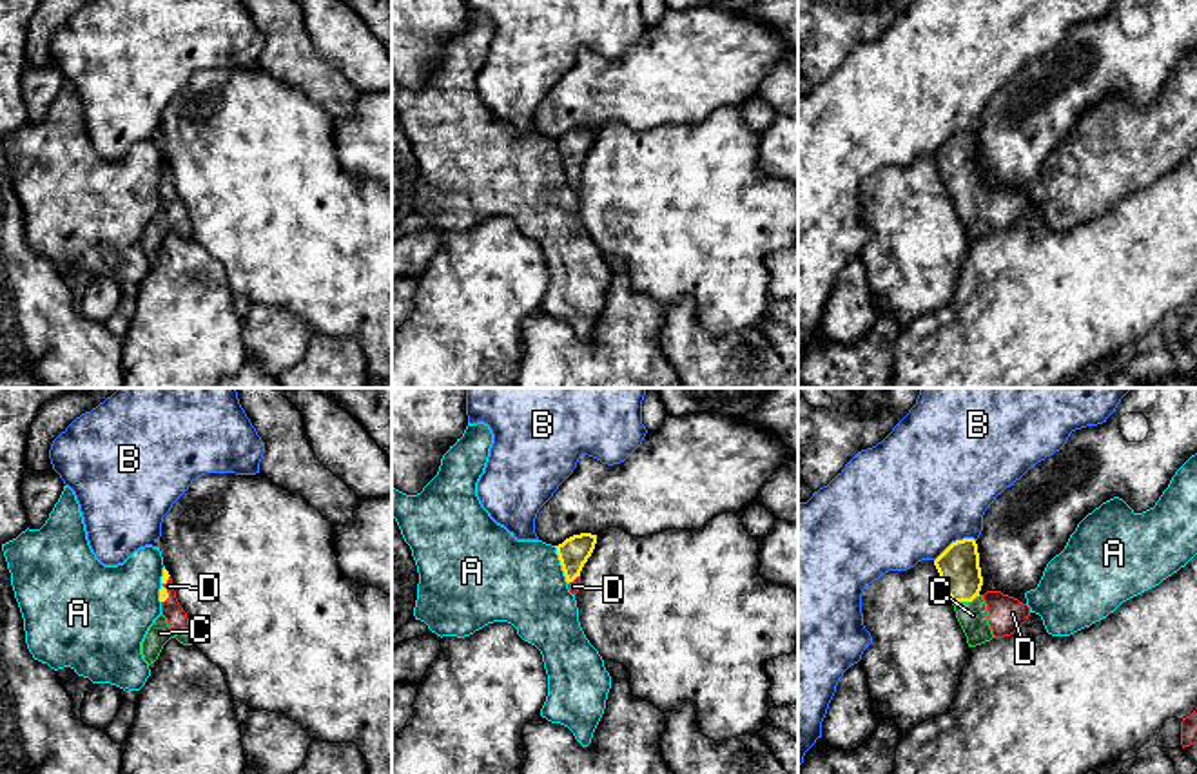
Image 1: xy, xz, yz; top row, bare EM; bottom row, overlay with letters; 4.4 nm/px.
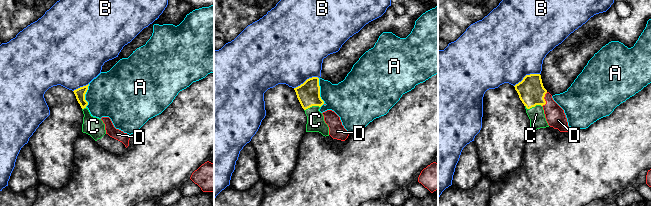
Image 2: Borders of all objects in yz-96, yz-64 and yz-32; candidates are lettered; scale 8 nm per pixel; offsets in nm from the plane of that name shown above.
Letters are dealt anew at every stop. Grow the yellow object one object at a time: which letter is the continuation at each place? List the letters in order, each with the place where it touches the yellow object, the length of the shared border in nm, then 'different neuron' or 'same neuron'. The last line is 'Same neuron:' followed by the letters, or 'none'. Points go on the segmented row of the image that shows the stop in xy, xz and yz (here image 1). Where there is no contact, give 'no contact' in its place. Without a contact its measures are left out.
A: xz (561, 564) | 180 nm | different neuron
B: yz (956, 541) | 200 nm | different neuron
C: yz (965, 600) | 130 nm | same neuron
D: xy (165, 590) | 130 nm | same neuron
Same neuron: C, D

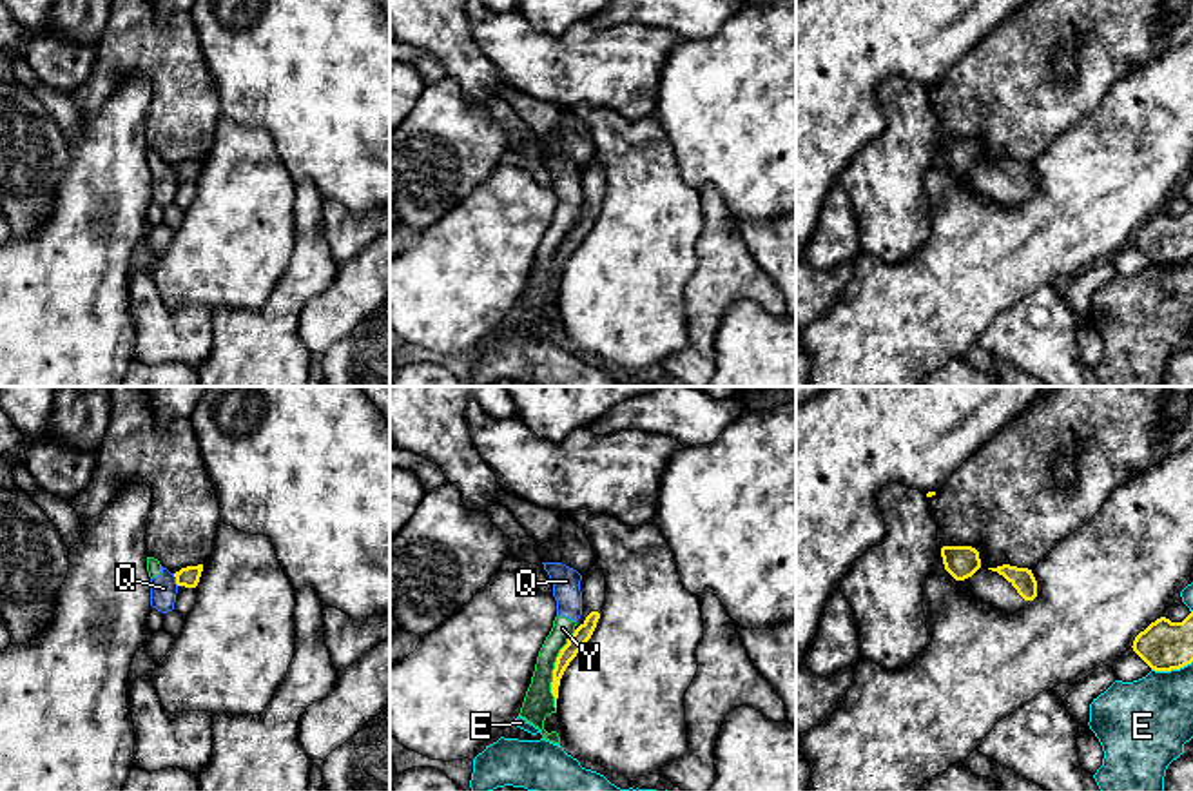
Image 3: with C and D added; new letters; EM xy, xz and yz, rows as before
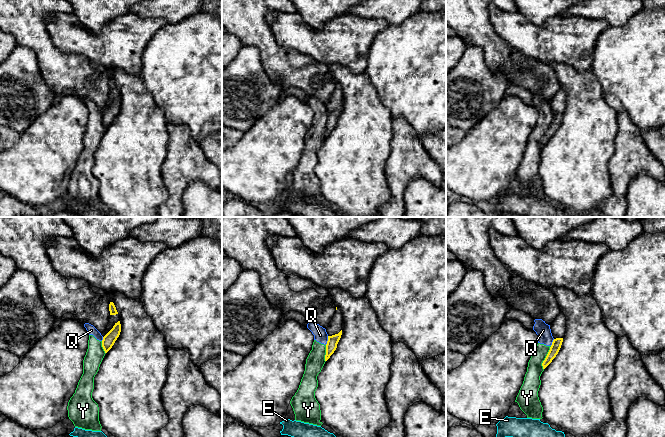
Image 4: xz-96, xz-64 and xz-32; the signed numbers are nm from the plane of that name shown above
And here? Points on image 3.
E: yz (1172, 668) | 190 nm | different neuron
Q: xy (176, 579) | 60 nm | different neuron
Y: xz (553, 670) | 360 nm | different neuron
Same neuron: none

